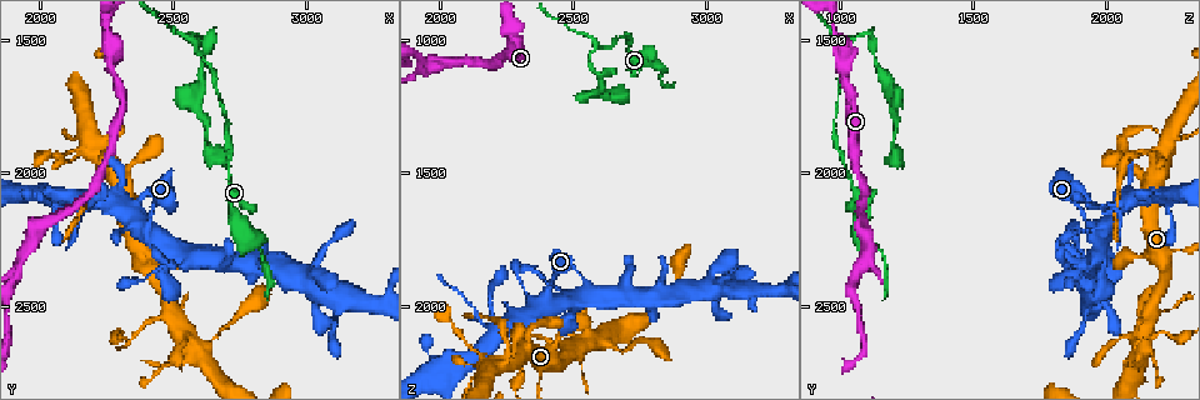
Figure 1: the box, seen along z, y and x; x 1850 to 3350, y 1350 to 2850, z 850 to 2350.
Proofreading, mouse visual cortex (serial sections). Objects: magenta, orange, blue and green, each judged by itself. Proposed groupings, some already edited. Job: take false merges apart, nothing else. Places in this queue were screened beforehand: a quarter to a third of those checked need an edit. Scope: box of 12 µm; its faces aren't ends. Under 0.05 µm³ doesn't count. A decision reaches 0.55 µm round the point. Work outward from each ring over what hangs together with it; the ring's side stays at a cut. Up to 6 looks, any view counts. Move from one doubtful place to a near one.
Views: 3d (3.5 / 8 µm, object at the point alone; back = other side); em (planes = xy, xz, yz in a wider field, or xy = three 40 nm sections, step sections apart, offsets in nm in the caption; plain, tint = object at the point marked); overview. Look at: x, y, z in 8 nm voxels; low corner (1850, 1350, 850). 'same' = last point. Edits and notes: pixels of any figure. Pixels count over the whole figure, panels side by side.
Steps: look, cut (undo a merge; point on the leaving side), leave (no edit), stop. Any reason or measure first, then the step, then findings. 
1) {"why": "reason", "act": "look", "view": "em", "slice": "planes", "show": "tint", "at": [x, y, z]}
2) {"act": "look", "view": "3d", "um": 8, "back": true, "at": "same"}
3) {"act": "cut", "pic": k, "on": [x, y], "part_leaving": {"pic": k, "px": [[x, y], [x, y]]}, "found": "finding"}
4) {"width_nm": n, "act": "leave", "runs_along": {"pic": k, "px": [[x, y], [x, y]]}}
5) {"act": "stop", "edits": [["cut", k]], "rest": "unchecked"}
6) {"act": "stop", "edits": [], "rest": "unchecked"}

{"why": "abrupt turn", "act": "look", "view": "3d", "um": 8, "at": [2610, 1570, 1140]}

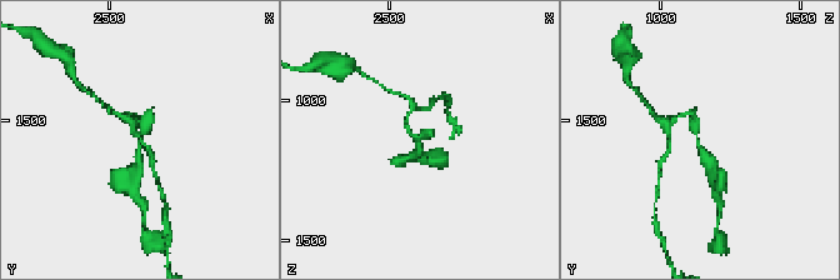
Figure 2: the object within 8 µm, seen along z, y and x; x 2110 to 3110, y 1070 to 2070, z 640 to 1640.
{"why": "now the EM", "act": "look", "view": "em", "slice": "xy", "step": 1, "show": "tint", "at": [2620, 1570, 1130]}

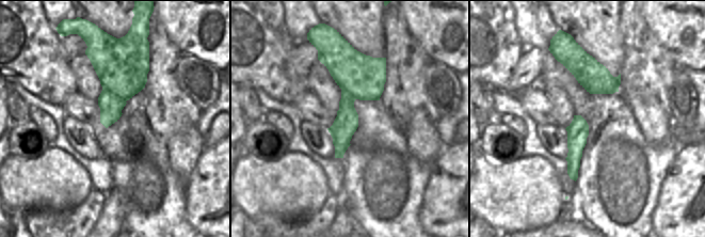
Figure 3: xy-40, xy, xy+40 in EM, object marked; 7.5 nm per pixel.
{"width_nm": 190, "act": "cut", "pic": 2, "on": [704, 154], "part_leaving": {"pic": 2, "px": [[695, 131], [715, 178]]}, "found": "two cells meet here"}

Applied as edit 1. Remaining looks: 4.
{"act": "look", "view": "overview"}

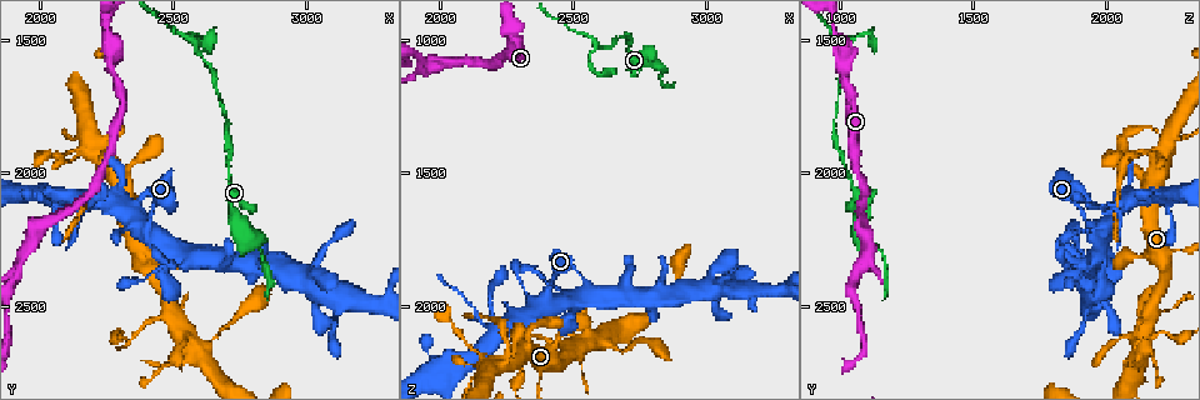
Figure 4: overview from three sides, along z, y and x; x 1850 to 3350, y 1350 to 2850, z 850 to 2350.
{"why": "arms part here", "act": "look", "view": "3d", "um": 3.5, "at": [2260, 1600, 1020]}

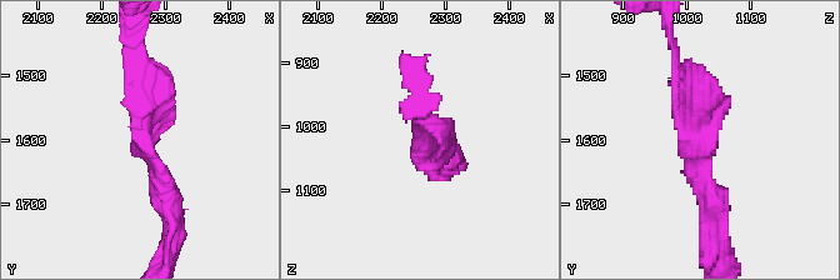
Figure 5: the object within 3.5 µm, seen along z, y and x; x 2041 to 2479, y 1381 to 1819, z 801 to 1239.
{"act": "look", "view": "em", "slice": "xy", "step": 1, "show": "tint", "at": [2265, 1595, 1035]}

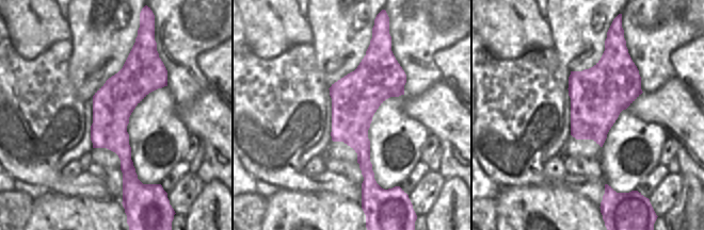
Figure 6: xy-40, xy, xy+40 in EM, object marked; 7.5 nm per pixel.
{"why": "another direction", "act": "look", "view": "em", "slice": "xy", "step": 5, "show": "tint", "at": "same"}

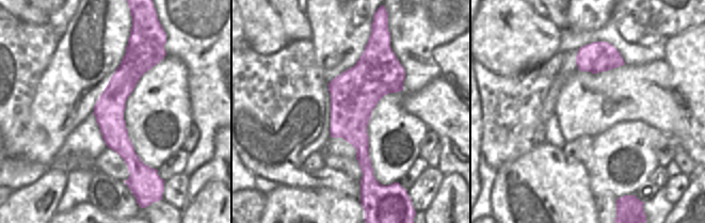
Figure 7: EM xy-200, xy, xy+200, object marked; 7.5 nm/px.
{"act": "leave", "runs_along": {"pic": 5, "px": [[718, 208], [701, 185], [710, 111], [681, 70]]}, "found": "continuous, no second cell"}

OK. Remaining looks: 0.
{"act": "stop", "edits": [["cut", 2]], "rest": "unchecked"}

